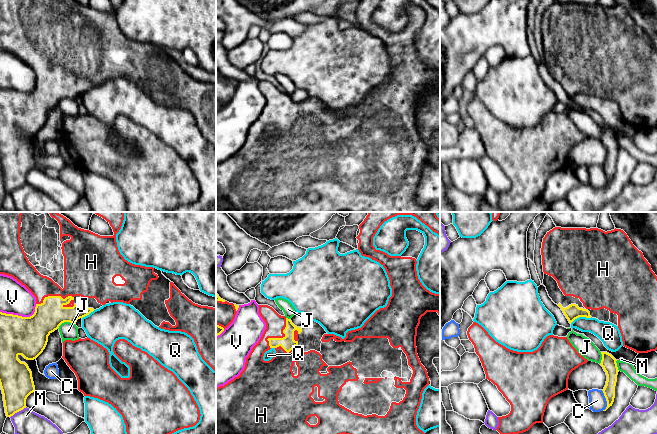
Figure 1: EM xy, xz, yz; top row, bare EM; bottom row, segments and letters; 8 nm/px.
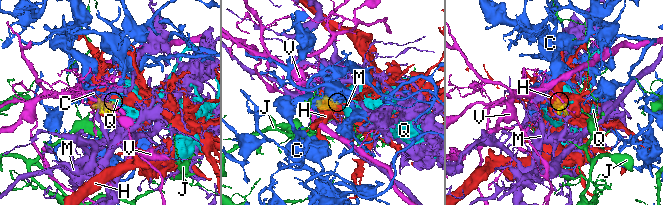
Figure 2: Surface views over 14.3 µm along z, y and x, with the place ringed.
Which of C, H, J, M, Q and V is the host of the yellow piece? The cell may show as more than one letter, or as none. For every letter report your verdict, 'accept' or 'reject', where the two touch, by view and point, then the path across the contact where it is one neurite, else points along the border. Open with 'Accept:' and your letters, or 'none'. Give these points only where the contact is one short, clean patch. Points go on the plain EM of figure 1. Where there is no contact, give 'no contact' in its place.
Accept: H
C: reject; contact yz (606, 176)
H: accept; contact xz (279, 114)
J: reject; contact xy (66, 97)
M: reject; contact xy (18, 187)
Q: reject; contact yz (580, 92)
V: reject; contact xy (21, 92)

